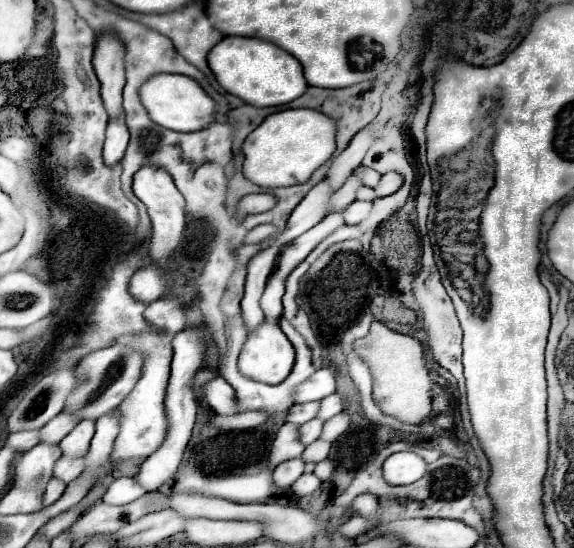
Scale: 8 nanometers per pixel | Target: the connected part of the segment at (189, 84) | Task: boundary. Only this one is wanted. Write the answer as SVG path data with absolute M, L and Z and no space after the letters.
M156 73L140 87L140 101L146 107L150 119L160 127L176 129L176 131L196 131L204 129L214 121L214 107L216 103L204 93L204 89L186 75L176 73Z

